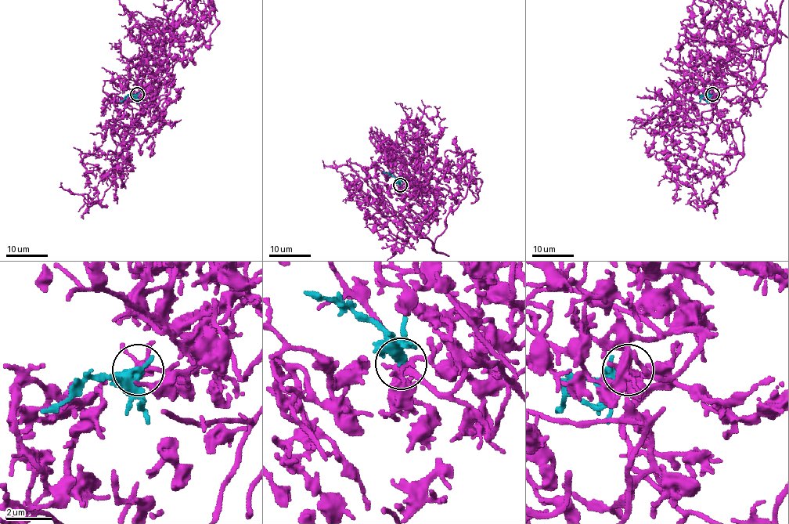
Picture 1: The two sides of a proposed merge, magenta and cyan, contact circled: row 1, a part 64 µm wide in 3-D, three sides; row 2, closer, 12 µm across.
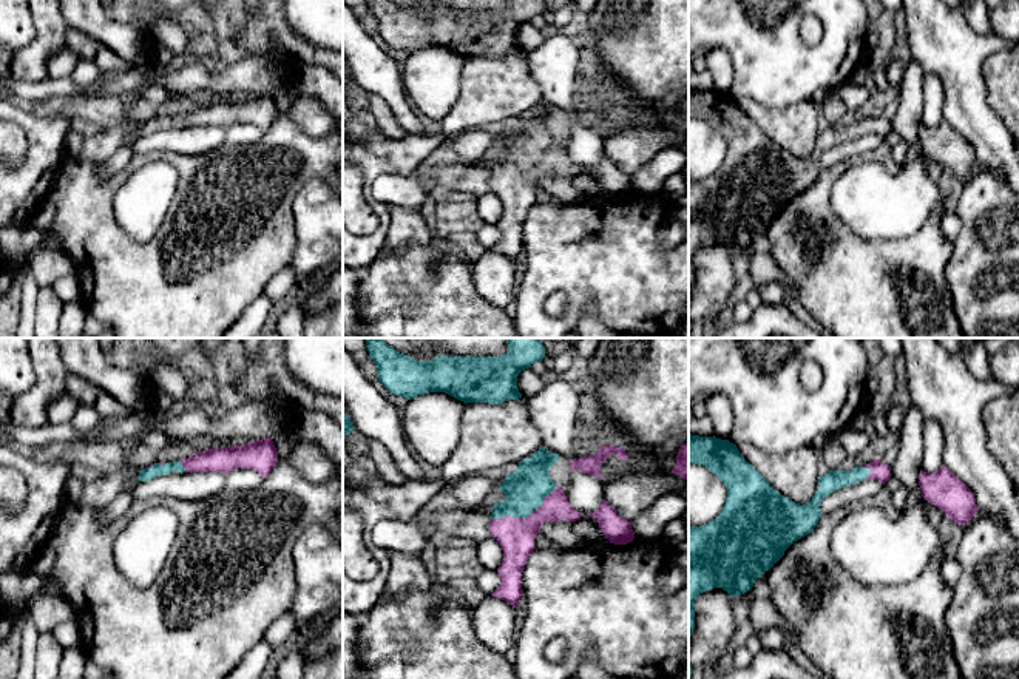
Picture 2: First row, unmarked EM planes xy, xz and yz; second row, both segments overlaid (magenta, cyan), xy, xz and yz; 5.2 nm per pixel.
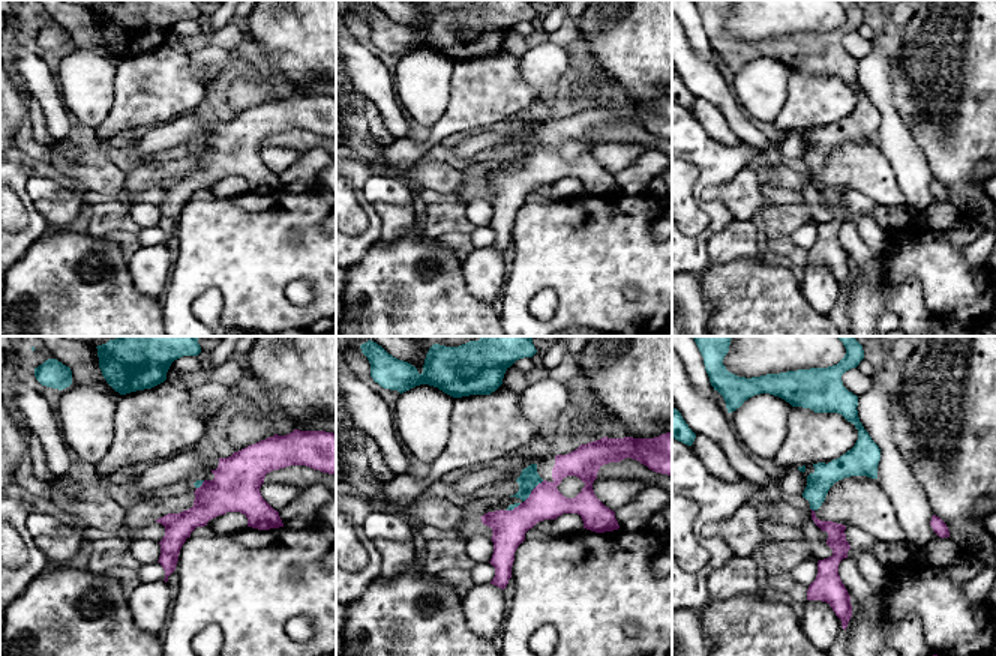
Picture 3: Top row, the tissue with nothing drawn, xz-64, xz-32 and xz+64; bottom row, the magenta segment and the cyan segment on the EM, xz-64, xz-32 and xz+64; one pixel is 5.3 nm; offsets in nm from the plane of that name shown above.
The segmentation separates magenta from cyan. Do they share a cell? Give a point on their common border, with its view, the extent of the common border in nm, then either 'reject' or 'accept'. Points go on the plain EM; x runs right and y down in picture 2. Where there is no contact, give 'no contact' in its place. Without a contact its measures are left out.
contact xz (525, 172); length 400 nm; accept

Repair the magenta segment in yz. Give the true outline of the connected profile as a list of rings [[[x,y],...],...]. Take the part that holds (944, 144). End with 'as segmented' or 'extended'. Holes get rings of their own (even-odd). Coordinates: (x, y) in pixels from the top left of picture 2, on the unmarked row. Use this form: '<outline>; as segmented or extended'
[[[946,120],[937,127],[920,125],[922,151],[942,164],[957,179],[967,179],[979,165],[974,148]]]; as segmented

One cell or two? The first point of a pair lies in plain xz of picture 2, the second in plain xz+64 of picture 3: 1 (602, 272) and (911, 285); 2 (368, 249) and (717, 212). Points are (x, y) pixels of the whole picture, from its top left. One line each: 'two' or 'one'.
1: two
2: one

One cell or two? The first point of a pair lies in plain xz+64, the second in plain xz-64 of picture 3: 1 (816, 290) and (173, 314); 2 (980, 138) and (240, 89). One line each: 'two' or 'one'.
1: two
2: two

